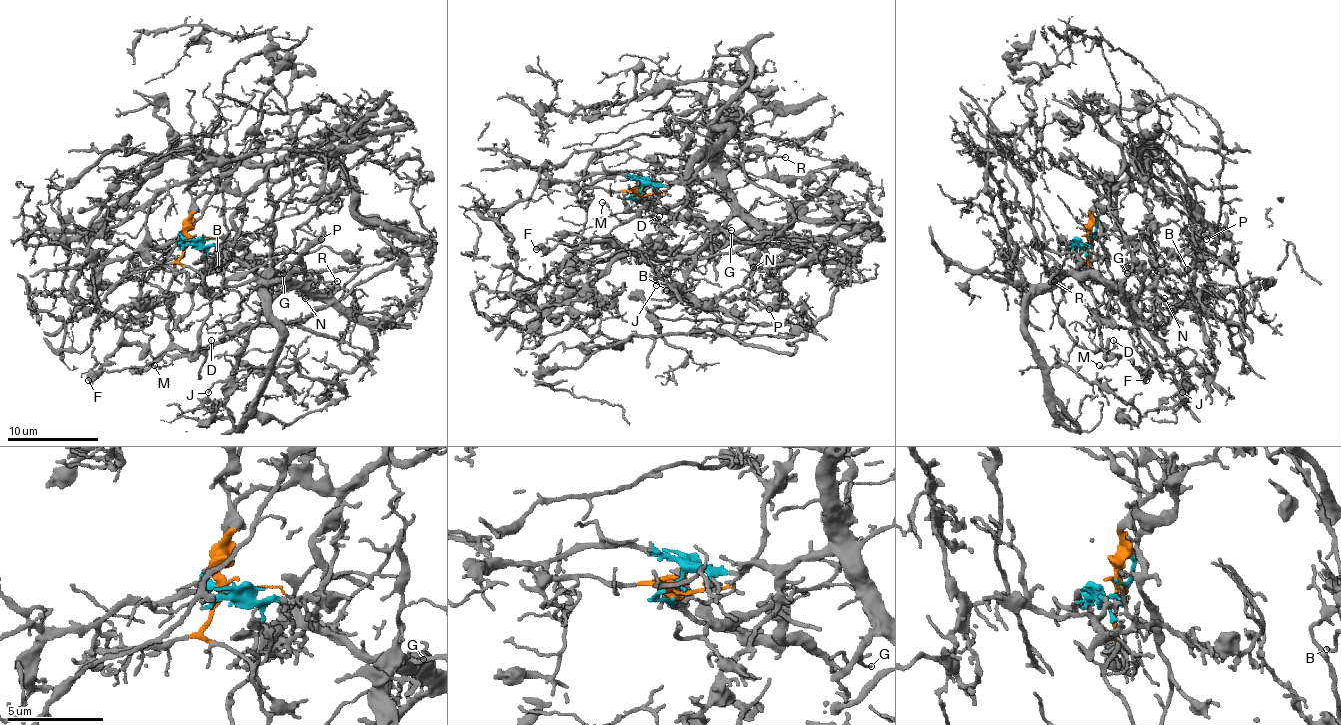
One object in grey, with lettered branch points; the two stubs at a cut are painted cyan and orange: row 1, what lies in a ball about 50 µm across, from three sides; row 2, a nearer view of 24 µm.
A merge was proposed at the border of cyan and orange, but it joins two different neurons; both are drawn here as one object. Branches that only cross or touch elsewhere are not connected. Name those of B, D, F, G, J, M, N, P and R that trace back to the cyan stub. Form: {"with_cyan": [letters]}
{"with_cyan": ["B", "G", "J", "N", "P", "R"]}

